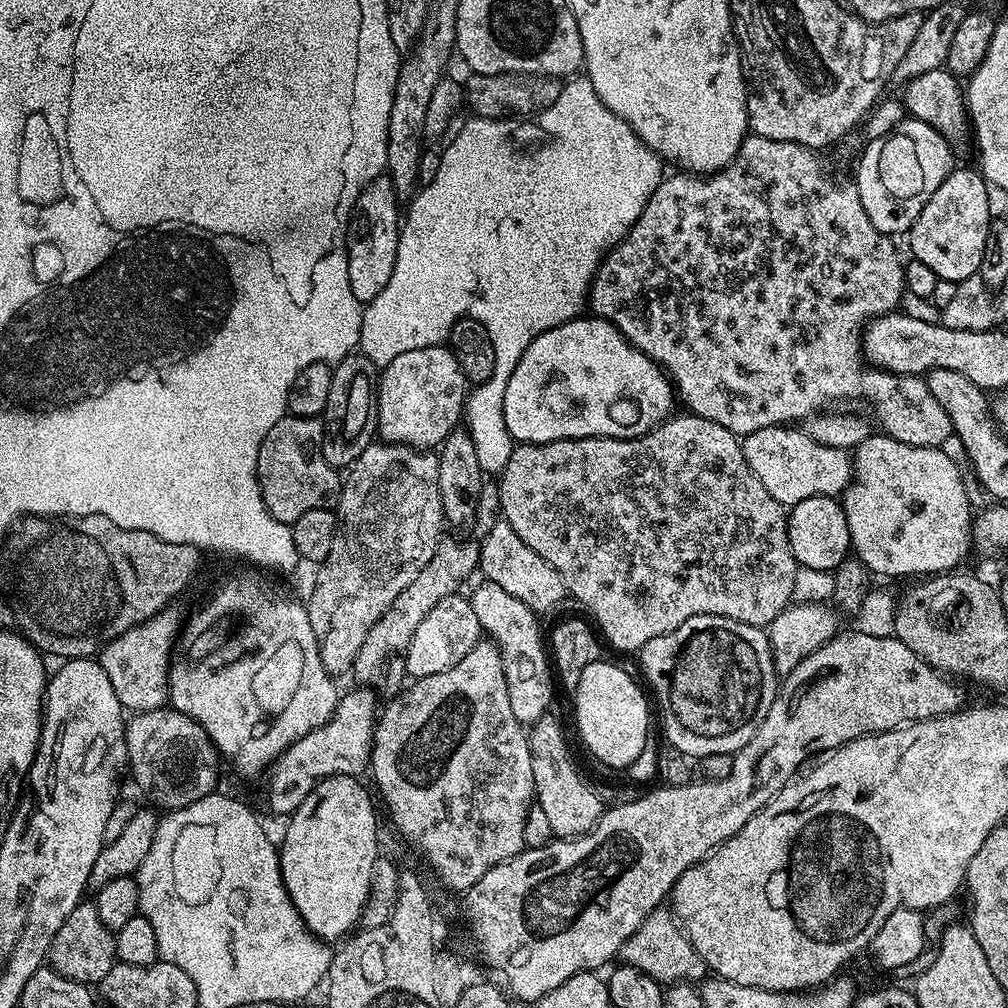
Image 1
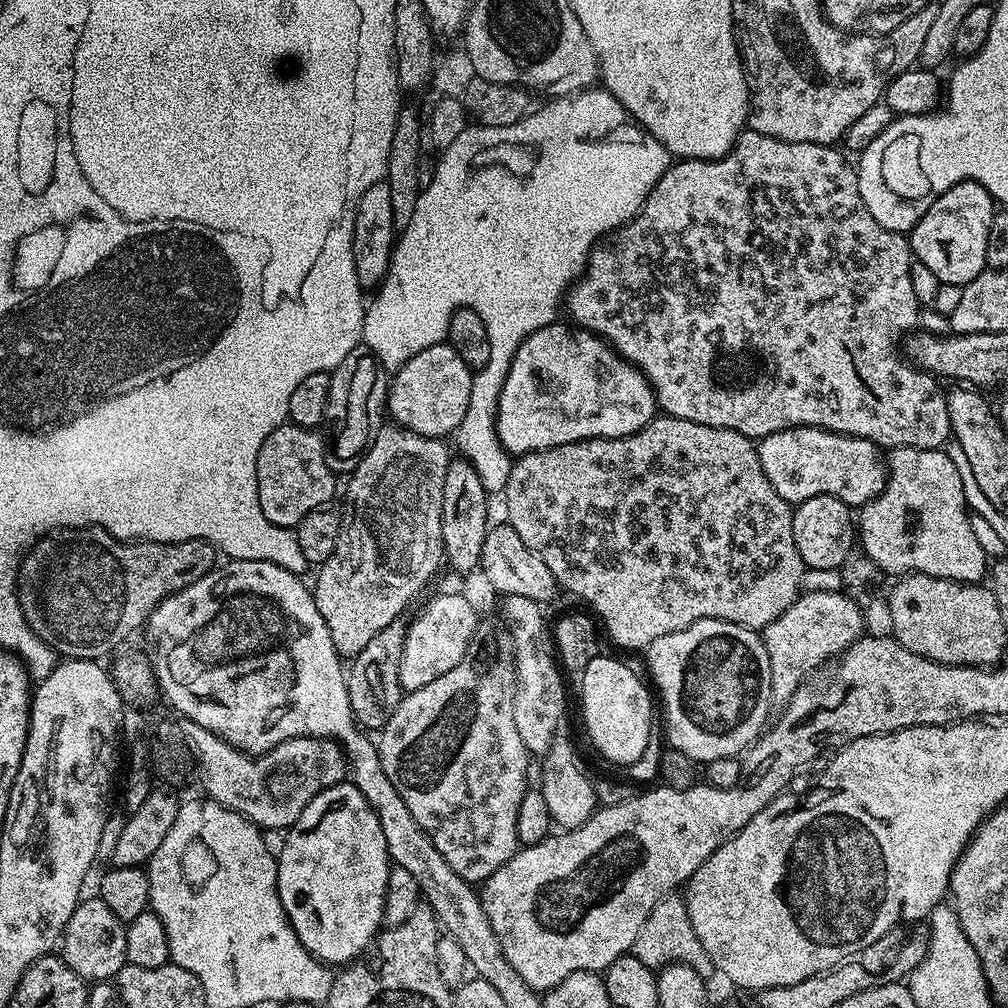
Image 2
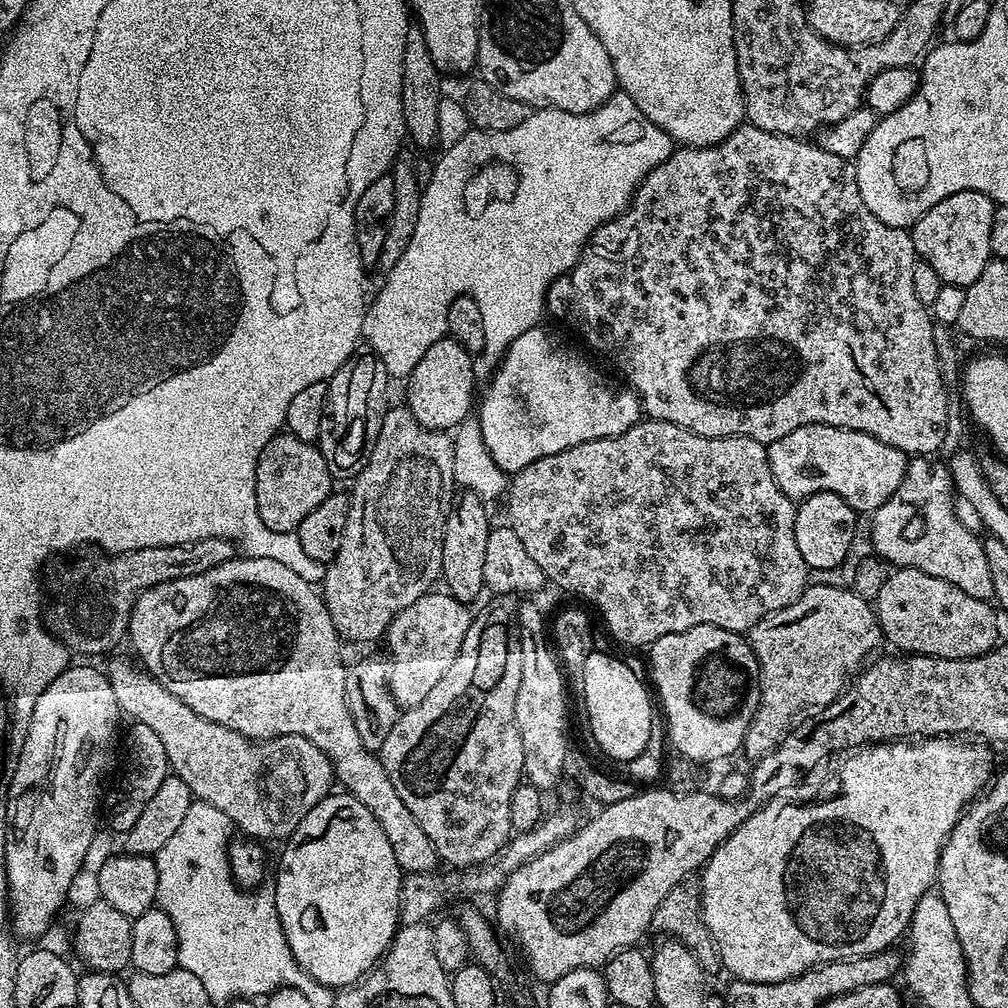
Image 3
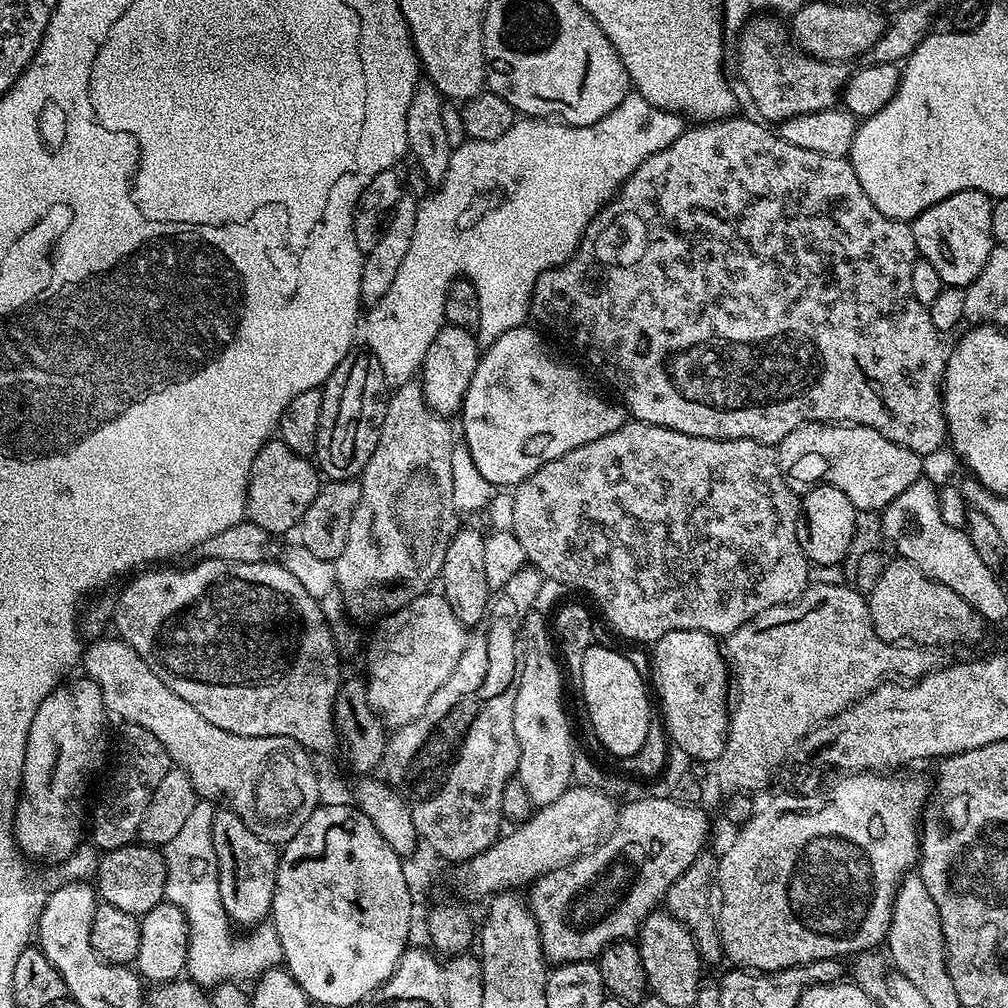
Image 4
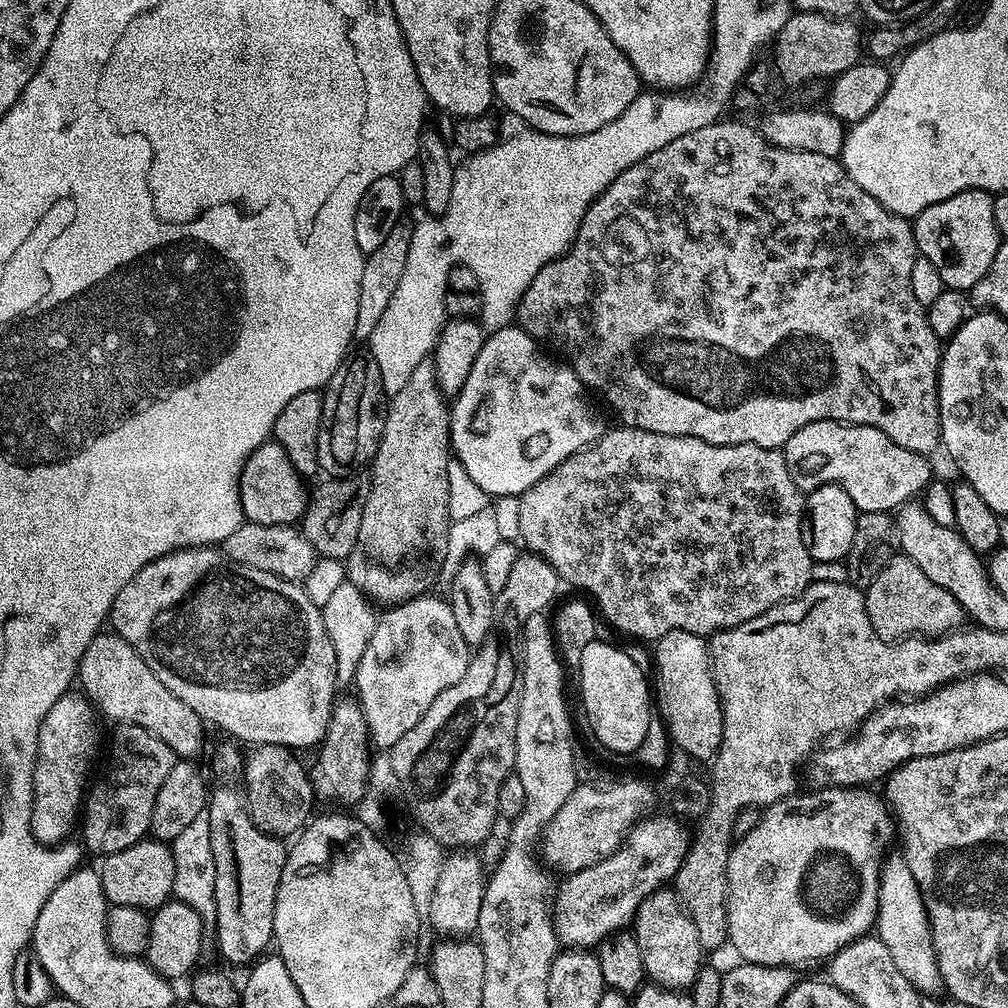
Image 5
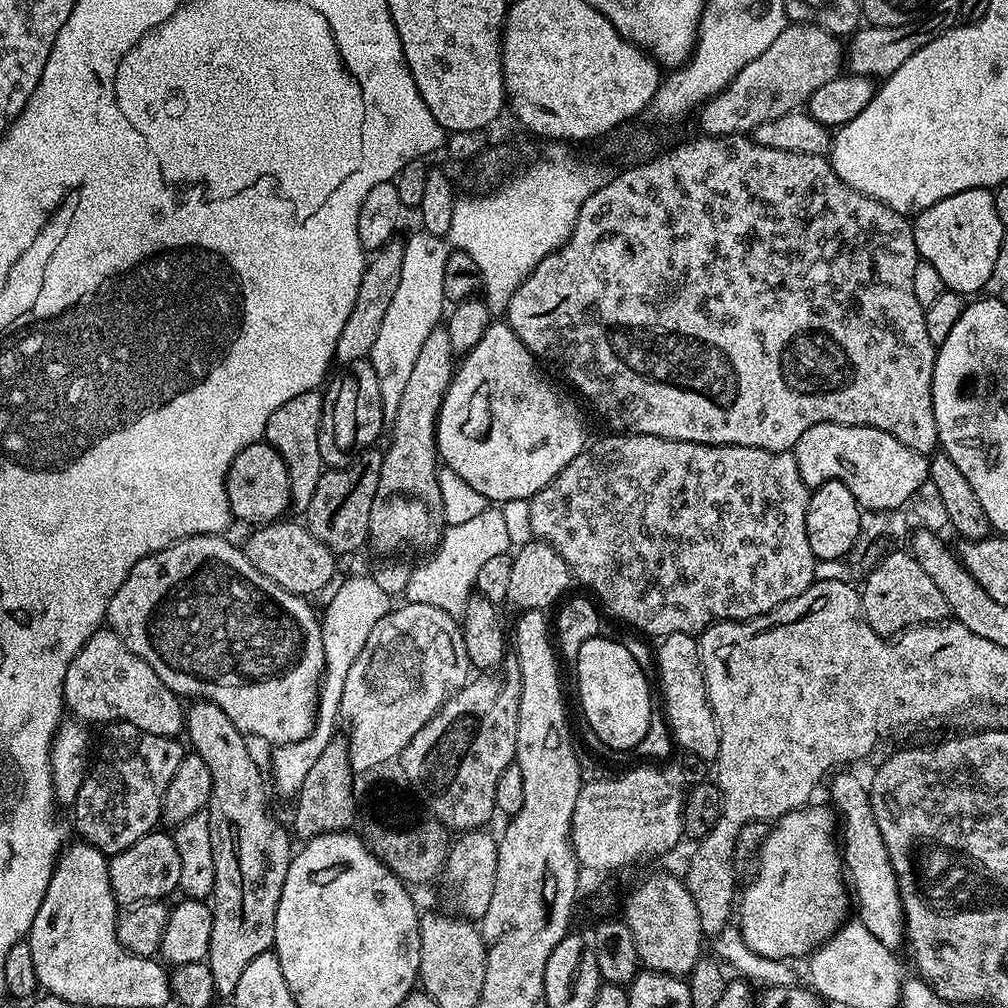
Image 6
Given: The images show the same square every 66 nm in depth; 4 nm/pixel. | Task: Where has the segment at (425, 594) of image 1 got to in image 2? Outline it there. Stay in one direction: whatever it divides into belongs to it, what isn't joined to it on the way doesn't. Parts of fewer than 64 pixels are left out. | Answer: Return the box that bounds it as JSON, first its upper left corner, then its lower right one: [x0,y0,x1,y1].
[346,619,407,729]

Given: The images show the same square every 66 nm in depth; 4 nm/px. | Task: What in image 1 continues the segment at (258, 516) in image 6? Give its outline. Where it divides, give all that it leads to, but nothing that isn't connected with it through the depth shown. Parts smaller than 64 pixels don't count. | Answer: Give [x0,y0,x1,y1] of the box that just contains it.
[256,414,342,526]

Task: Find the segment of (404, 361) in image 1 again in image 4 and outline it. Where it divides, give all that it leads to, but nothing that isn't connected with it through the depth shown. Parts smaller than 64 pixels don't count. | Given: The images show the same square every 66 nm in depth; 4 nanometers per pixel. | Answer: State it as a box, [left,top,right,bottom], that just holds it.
[418,323,482,418]

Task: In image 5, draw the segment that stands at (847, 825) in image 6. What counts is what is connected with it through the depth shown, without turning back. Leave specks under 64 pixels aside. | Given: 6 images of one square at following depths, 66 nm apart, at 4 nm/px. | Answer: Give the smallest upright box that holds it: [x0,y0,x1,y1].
[874,854,941,994]

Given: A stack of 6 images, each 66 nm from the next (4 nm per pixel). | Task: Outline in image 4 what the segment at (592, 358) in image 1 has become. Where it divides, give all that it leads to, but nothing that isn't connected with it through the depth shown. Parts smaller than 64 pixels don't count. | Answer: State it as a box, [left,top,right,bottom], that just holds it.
[458,327,626,486]

